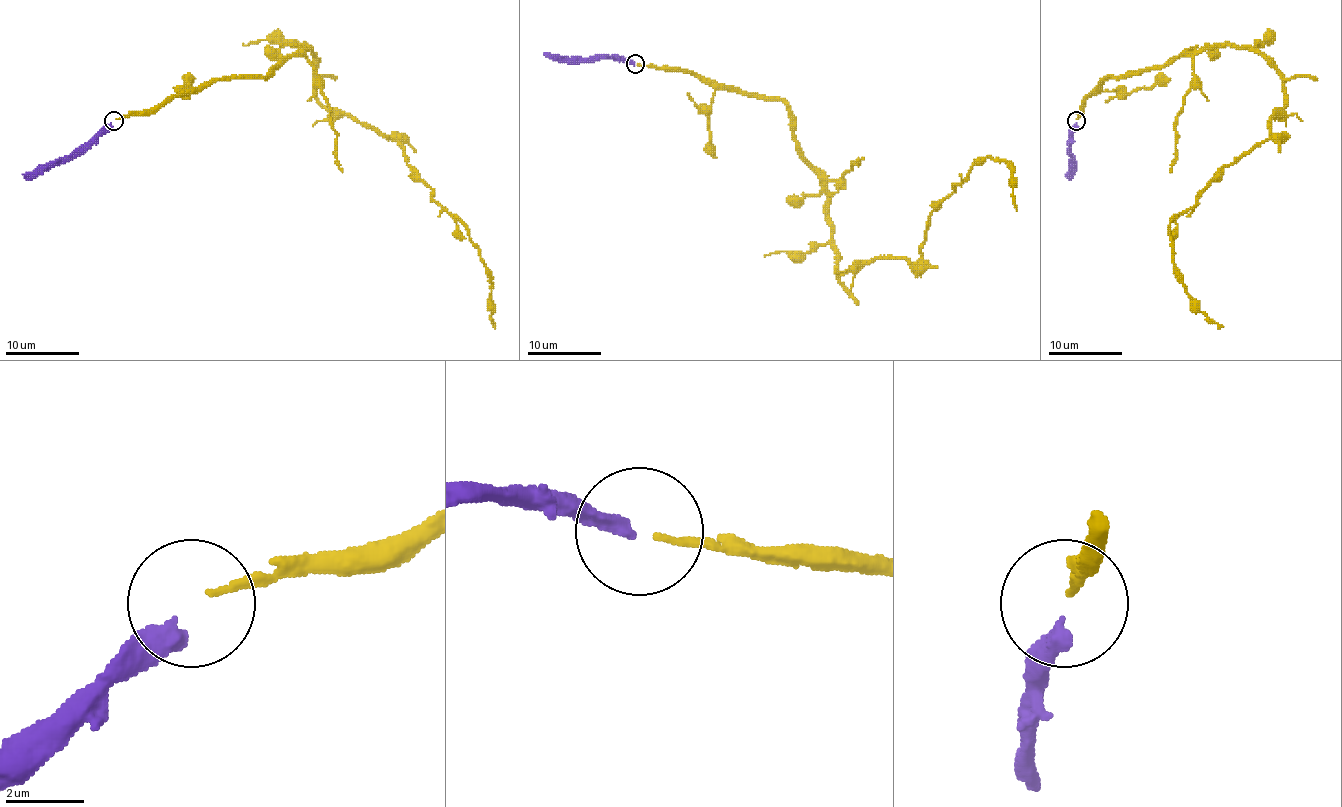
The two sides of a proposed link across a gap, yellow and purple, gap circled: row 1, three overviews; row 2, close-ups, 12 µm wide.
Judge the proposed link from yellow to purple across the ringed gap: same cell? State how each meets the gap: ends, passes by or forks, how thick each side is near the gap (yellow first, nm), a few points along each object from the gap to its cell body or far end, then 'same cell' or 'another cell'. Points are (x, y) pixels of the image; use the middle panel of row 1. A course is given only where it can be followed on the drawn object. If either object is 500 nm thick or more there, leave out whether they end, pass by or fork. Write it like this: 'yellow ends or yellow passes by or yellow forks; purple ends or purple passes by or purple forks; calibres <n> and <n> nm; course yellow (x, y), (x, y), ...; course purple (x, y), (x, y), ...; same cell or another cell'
yellow ends; purple ends; calibres 140 and 440 nm; course yellow (637, 64), (779, 99), (827, 196), (838, 271), (915, 262), (930, 214), (980, 159), (1011, 167), (1016, 211); course purple (632, 64), (593, 58), (558, 58), (544, 53); another cell

